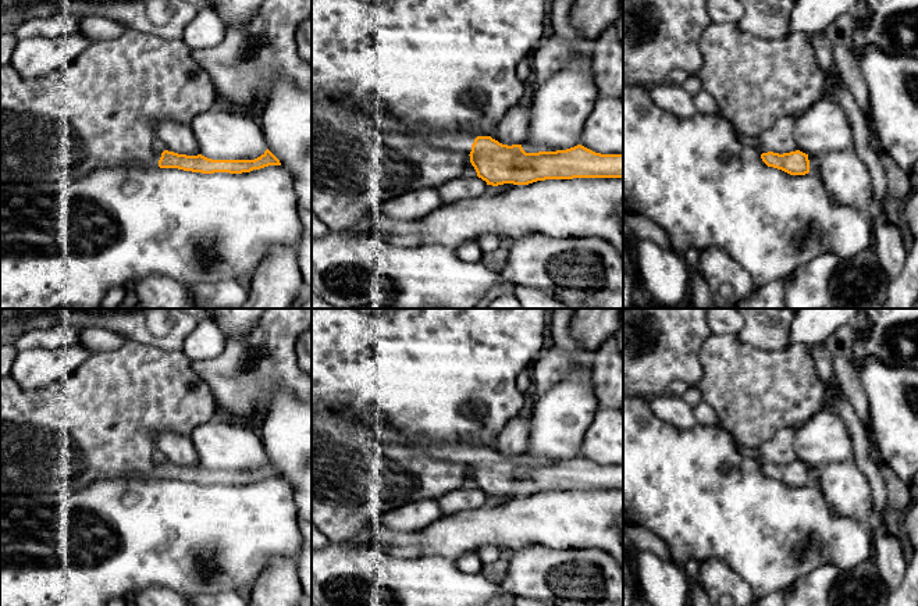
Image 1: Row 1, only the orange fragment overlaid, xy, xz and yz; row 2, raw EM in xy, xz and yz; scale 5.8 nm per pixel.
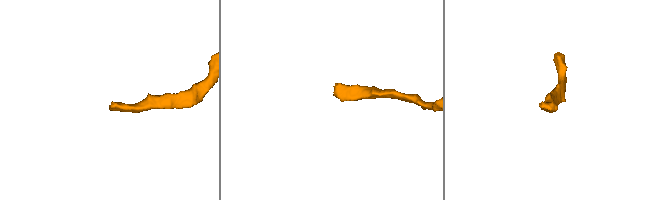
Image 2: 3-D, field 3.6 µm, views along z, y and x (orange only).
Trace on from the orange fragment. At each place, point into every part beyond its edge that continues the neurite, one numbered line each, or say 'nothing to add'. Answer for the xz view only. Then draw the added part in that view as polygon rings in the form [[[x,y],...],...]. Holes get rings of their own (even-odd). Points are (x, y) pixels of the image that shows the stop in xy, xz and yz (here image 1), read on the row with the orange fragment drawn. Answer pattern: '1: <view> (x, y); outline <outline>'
1: xz (347, 145); outline [[[325,97],[312,99],[312,211],[328,232],[342,234],[389,199],[462,177],[476,138],[465,131],[413,131],[385,111],[364,114]]]

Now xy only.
1: xy (98, 111); outline [[[128,29],[124,35],[110,40],[95,40],[65,67],[36,79],[25,79],[6,64],[0,68],[0,182],[70,182],[92,174],[97,168],[159,167],[160,152],[153,149],[156,139],[153,125],[159,121],[175,121],[189,125],[192,120],[218,104],[214,85],[206,71],[192,57],[192,49],[182,40],[161,39],[154,35]]]

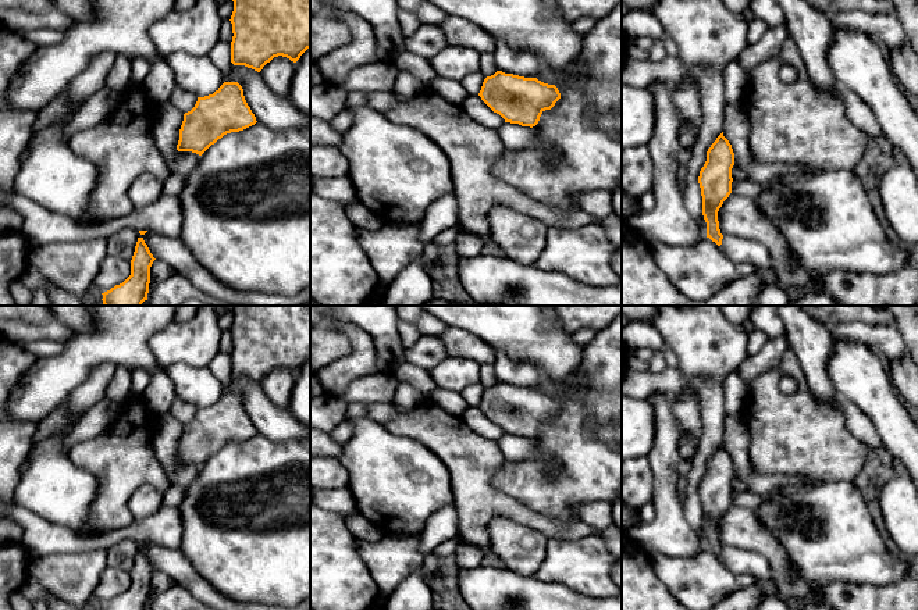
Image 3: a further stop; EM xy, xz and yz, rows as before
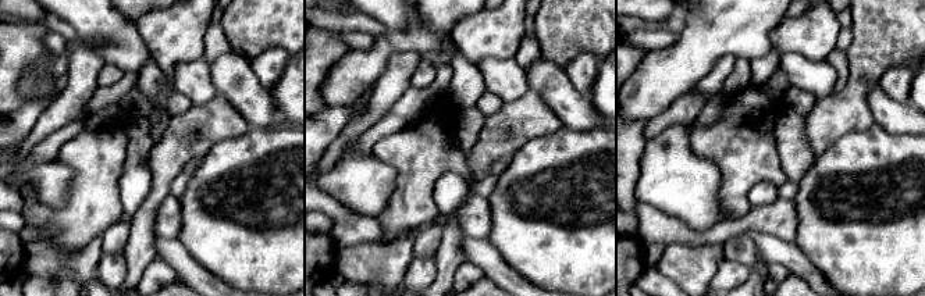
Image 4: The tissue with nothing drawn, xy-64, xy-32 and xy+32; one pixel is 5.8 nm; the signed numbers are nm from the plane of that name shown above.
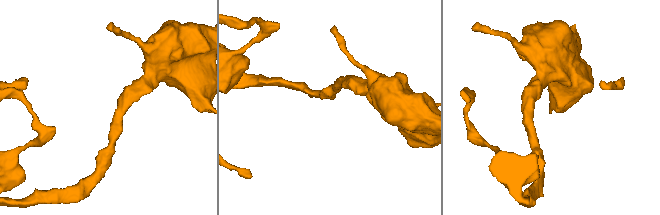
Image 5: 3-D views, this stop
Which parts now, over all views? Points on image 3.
nothing to add

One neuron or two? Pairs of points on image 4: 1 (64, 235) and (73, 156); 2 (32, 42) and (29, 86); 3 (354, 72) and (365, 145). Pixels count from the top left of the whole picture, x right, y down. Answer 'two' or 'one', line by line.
1: one
2: two
3: two

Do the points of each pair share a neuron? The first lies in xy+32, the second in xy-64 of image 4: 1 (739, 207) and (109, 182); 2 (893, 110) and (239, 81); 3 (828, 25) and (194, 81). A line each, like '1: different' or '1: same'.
1: same
2: same
3: different

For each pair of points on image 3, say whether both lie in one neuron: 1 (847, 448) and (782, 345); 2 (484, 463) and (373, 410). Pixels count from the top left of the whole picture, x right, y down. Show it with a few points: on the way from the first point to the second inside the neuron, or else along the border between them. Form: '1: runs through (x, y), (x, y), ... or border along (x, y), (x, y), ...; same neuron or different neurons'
1: border along (789, 348), (774, 367), (762, 371); different neurons
2: border along (394, 403), (395, 416), (384, 424); different neurons

